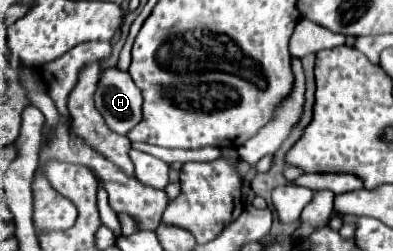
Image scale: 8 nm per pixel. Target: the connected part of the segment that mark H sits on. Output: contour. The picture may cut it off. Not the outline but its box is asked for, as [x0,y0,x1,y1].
[95,67,141,135]

